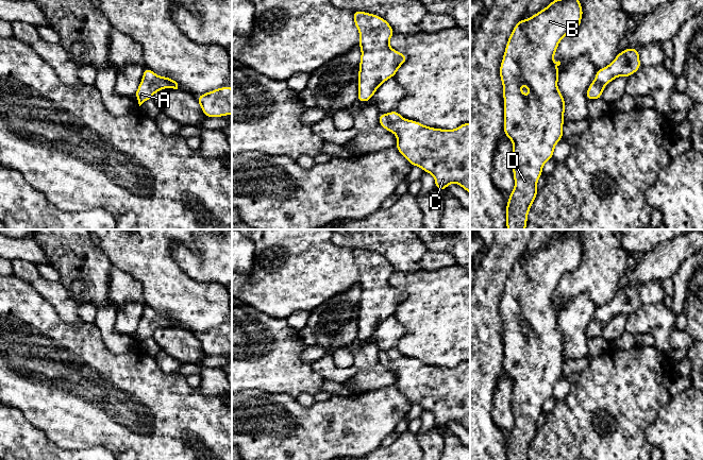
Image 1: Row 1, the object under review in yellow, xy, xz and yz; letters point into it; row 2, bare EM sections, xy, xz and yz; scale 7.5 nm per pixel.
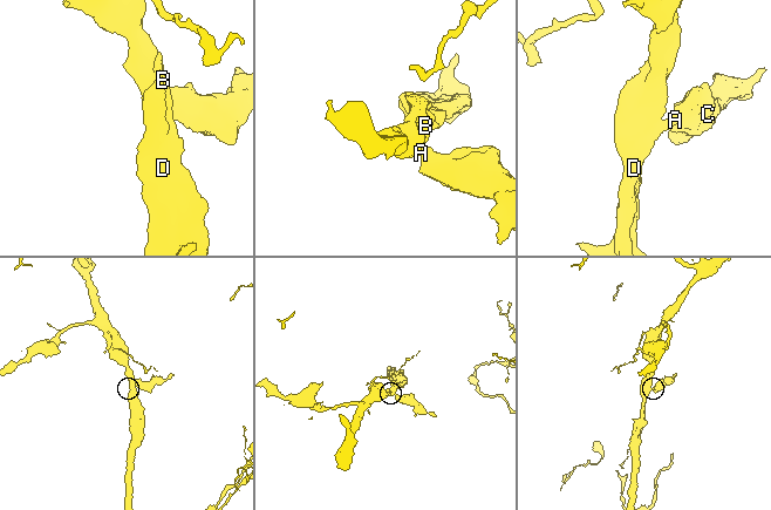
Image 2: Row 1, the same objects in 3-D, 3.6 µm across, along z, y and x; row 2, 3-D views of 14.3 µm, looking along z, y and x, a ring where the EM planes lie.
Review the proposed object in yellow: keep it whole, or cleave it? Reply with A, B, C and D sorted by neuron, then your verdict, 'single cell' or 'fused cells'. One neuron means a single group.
A B C D; single cell

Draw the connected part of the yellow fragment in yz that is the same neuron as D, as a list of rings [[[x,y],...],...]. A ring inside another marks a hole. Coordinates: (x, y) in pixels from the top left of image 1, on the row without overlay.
[[[568,231],[564,237],[553,237],[550,243],[528,258],[521,256],[505,284],[500,303],[504,338],[503,372],[513,380],[515,419],[506,441],[506,460],[528,460],[531,443],[538,431],[537,419],[542,412],[543,403],[553,396],[556,381],[564,377],[565,336],[557,325],[559,310],[556,306],[560,300],[554,302],[553,295],[562,276],[580,266],[582,255],[583,246],[578,234]],[[521,321],[529,326],[529,335],[522,331]]]

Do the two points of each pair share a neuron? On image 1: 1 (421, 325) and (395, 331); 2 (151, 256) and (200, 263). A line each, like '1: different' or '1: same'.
1: different
2: different

